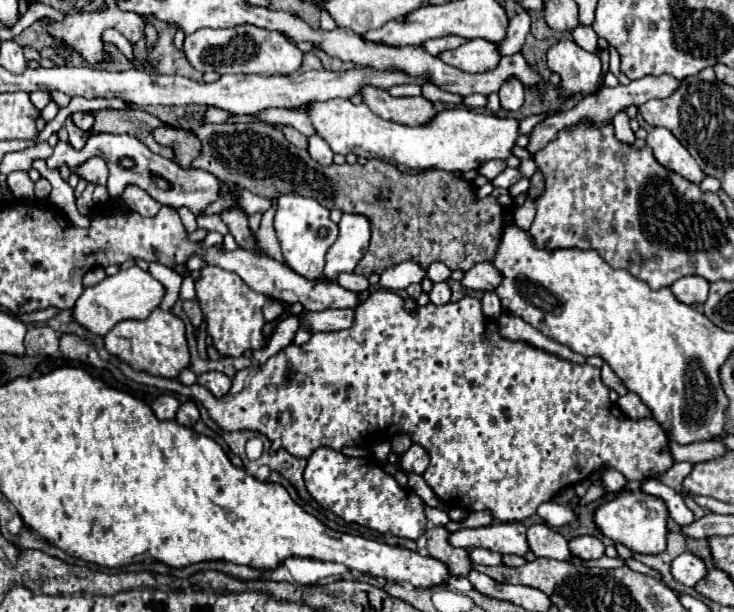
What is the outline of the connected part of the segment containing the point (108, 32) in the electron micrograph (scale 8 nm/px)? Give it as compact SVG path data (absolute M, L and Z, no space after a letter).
M105 29L105 31L103 31L103 41L109 41L109 43L117 45L129 59L133 59L133 45L131 45L119 31L115 31L115 29Z

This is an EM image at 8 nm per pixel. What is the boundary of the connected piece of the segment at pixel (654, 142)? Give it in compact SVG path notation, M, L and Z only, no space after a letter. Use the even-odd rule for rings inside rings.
M653 127L647 135L647 145L653 149L655 159L667 167L669 171L689 179L691 183L699 183L705 175L689 155L689 151L675 139L675 135L665 127Z

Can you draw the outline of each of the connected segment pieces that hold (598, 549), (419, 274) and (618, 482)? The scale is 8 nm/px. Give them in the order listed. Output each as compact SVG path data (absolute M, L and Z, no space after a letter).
M583 535L583 537L571 539L569 549L573 555L577 555L581 559L599 559L605 555L605 545L593 535Z
M399 263L381 273L381 287L389 291L403 291L411 283L421 283L425 271L415 263Z
M615 469L607 470L601 477L601 481L605 485L606 495L617 493L628 483L625 477Z

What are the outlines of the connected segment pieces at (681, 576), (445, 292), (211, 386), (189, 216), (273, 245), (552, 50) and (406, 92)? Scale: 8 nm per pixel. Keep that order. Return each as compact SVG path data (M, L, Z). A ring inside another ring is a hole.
M685 551L683 555L679 555L673 563L671 563L671 573L677 581L681 581L687 587L697 585L701 579L705 579L707 575L707 567L705 561L697 555L693 555L691 551Z
M435 283L431 293L429 293L429 299L431 299L433 305L445 305L445 303L449 303L449 299L451 299L449 285L447 283Z
M209 371L209 373L203 373L199 375L197 379L199 385L207 387L217 399L221 399L221 395L227 395L229 393L229 387L231 387L231 377L227 377L225 373L219 373L219 371Z
M179 207L177 213L181 215L181 221L185 223L185 229L187 229L189 233L193 233L193 231L197 229L197 217L195 217L187 207Z
M273 199L271 209L263 213L261 227L259 227L259 231L257 231L257 243L259 243L259 249L265 251L269 257L277 259L279 263L285 263L285 259L283 259L283 255L281 255L281 245L277 243L277 233L275 233L275 227L273 227L275 211L277 211L277 199Z
M559 39L547 51L547 65L561 75L563 95L571 97L577 91L595 91L601 79L601 61L571 39Z
M395 85L389 89L389 95L393 97L409 97L409 95L421 95L419 85Z

